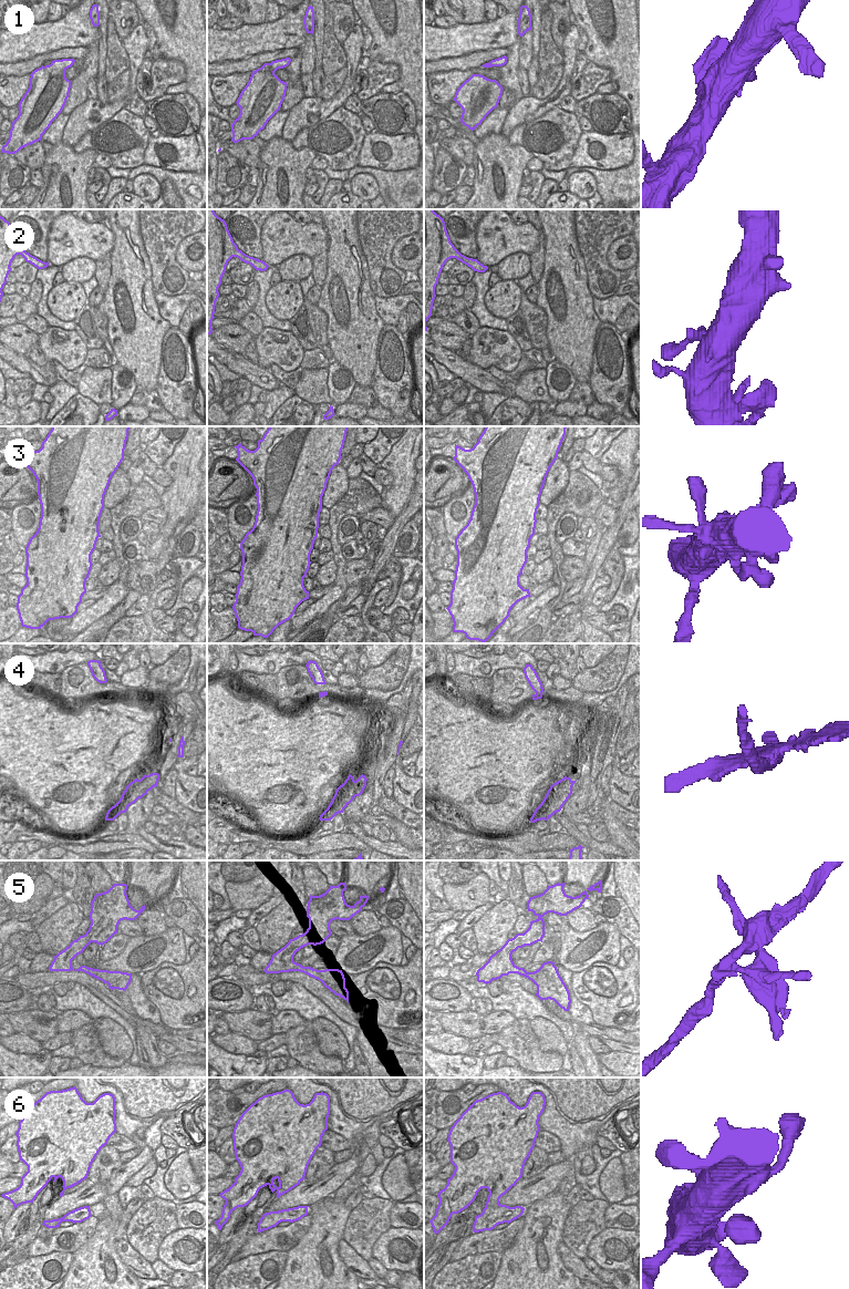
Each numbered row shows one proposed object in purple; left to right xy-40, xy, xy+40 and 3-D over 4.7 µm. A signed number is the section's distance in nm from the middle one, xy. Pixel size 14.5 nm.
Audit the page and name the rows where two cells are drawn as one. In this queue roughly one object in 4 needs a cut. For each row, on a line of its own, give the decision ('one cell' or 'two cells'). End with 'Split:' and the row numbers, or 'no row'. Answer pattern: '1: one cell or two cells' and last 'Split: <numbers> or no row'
1: one cell
2: one cell
3: one cell
4: two cells
5: two cells
6: one cell
Split: 4, 5

